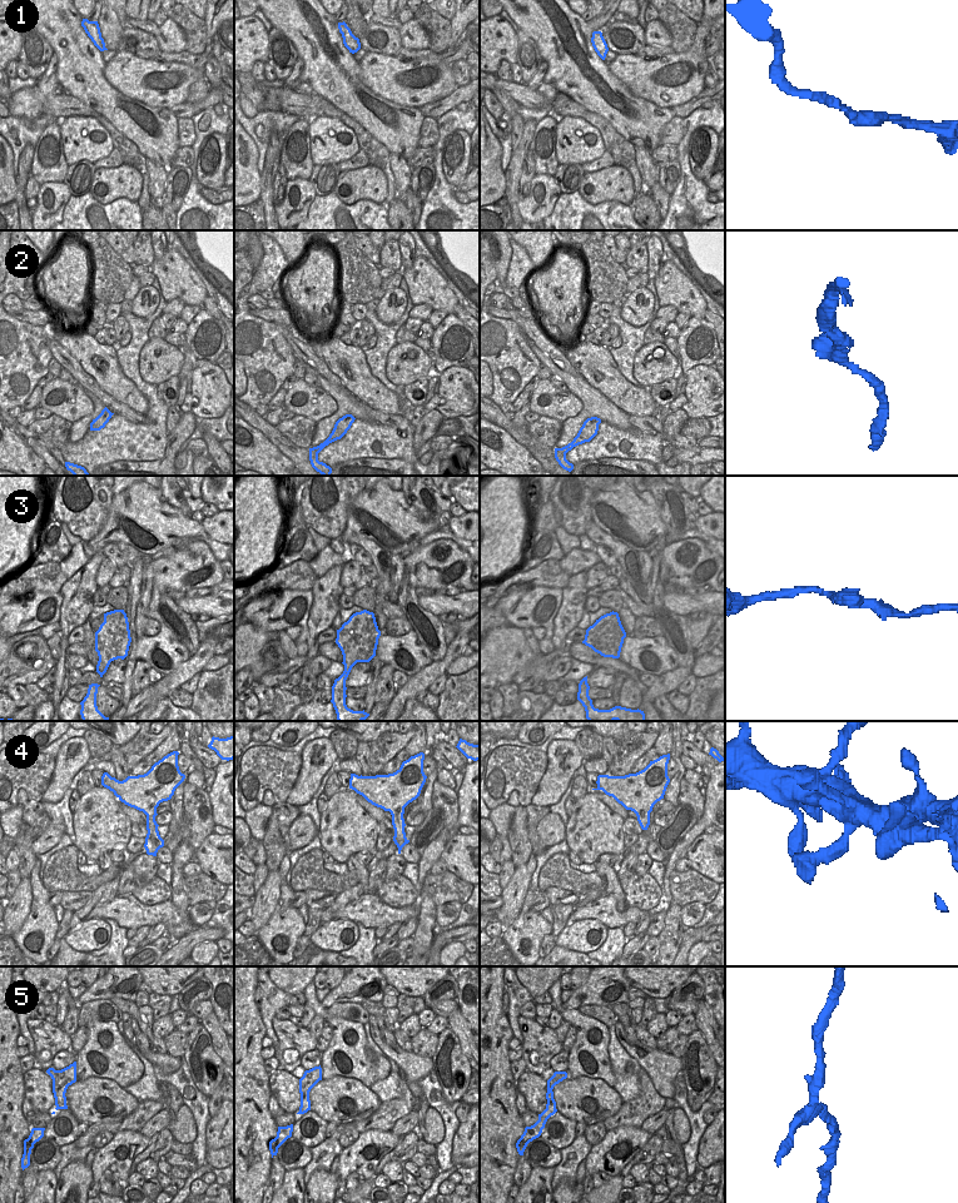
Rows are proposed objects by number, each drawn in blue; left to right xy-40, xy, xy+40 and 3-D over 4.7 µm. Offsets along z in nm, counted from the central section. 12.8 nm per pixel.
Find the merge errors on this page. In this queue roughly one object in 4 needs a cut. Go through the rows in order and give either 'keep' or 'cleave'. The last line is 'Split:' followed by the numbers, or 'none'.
1: keep
2: keep
3: keep
4: keep
5: keep
Split: none

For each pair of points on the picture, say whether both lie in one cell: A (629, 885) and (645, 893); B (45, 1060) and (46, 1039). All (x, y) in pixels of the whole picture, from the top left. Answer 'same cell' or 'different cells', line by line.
A: same cell
B: same cell

